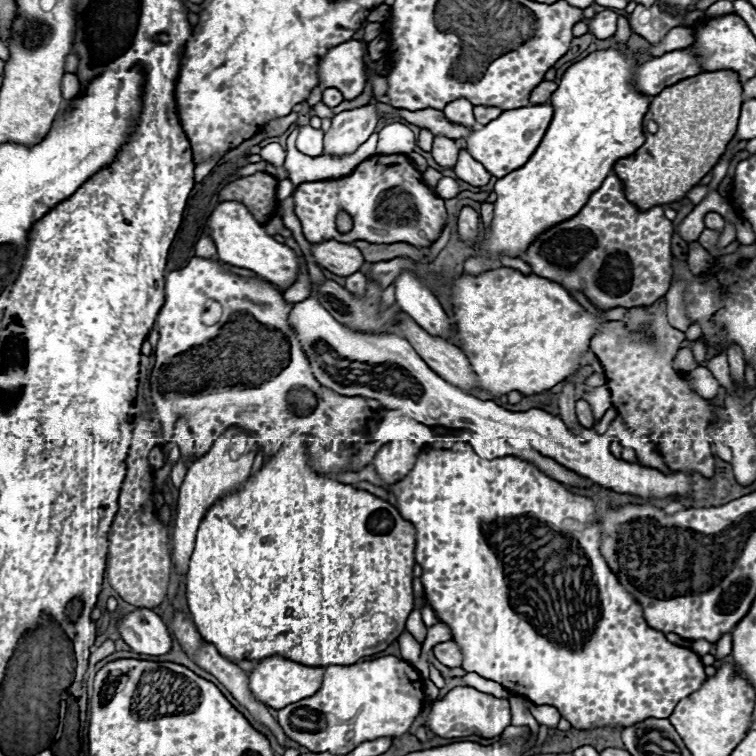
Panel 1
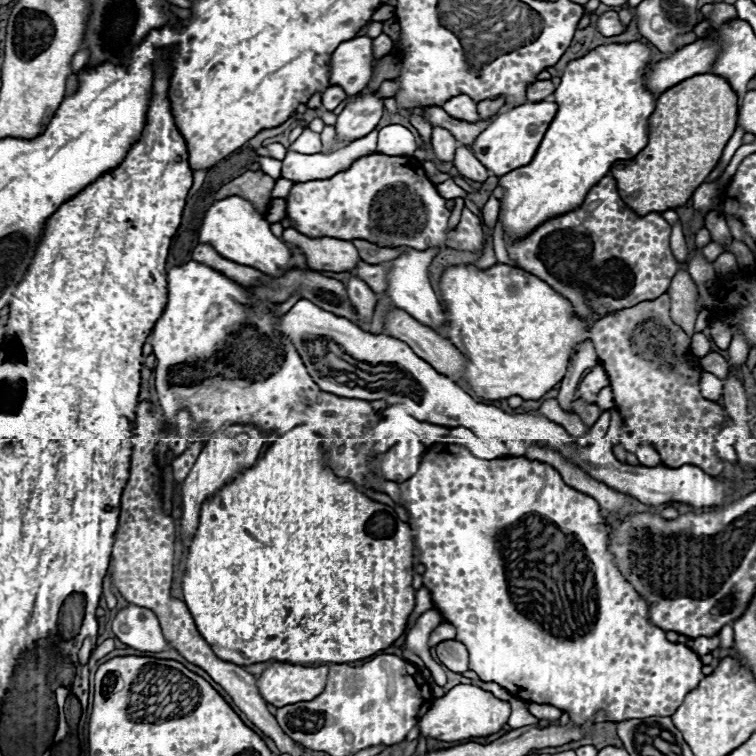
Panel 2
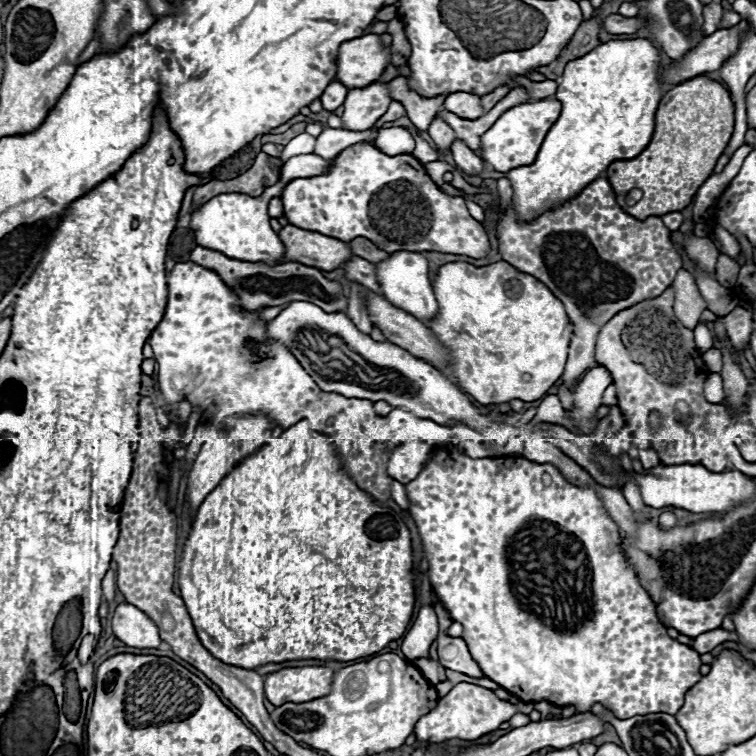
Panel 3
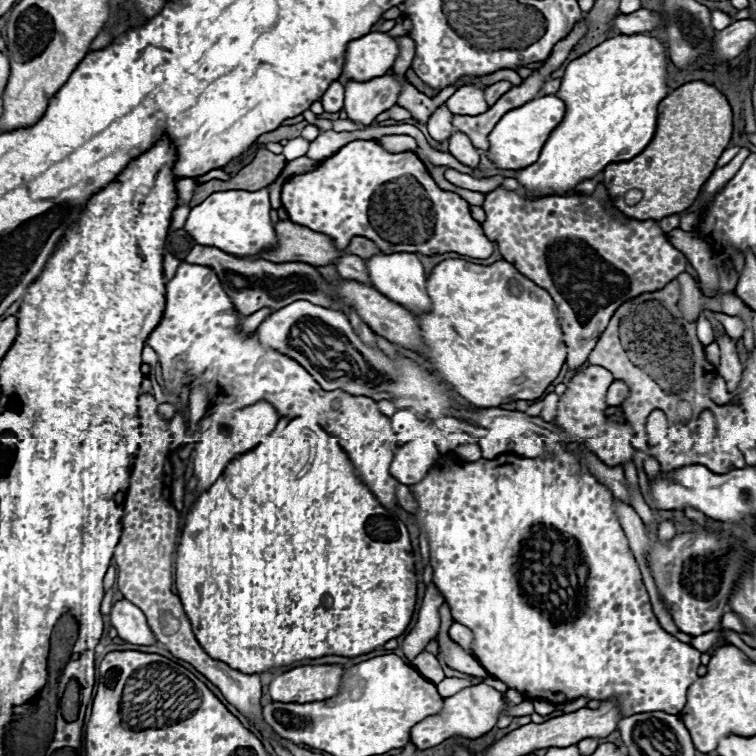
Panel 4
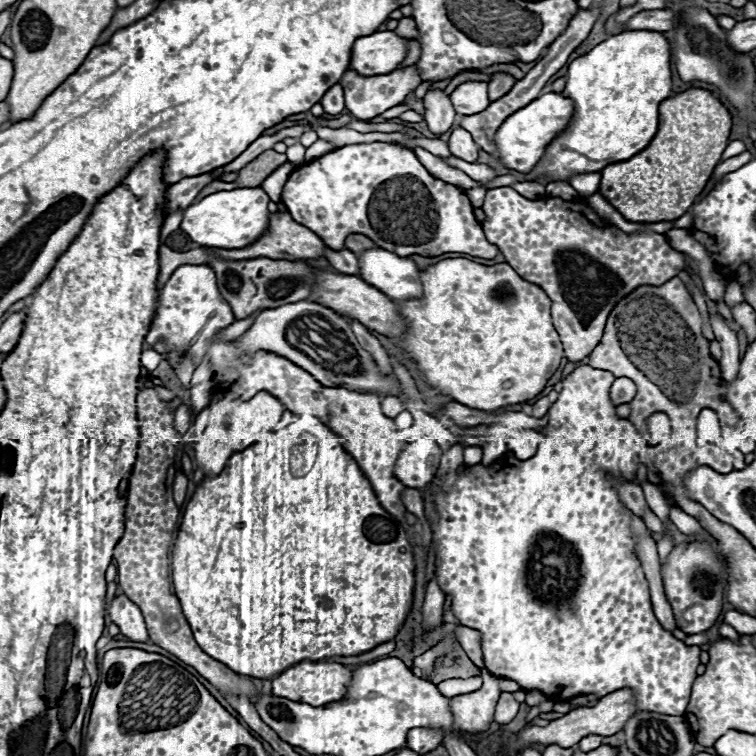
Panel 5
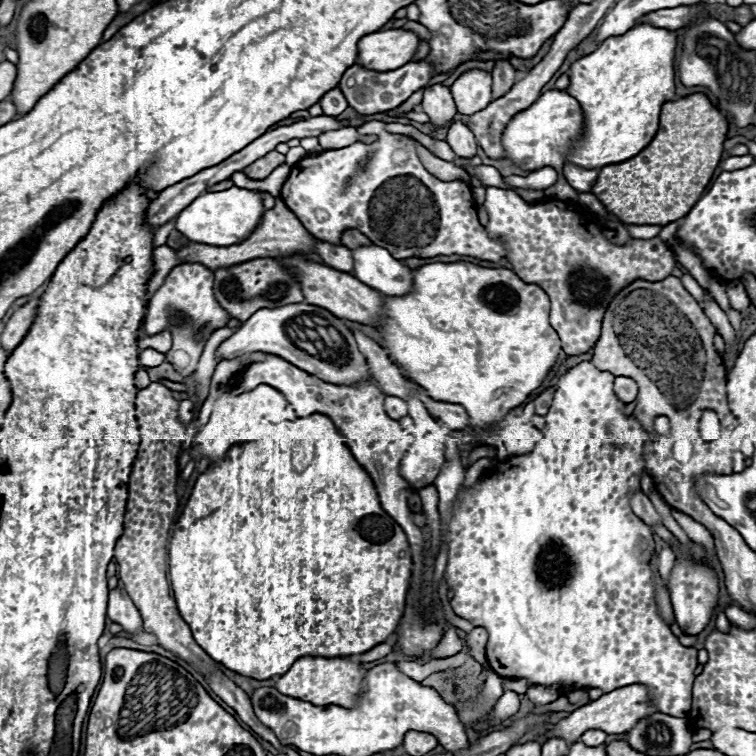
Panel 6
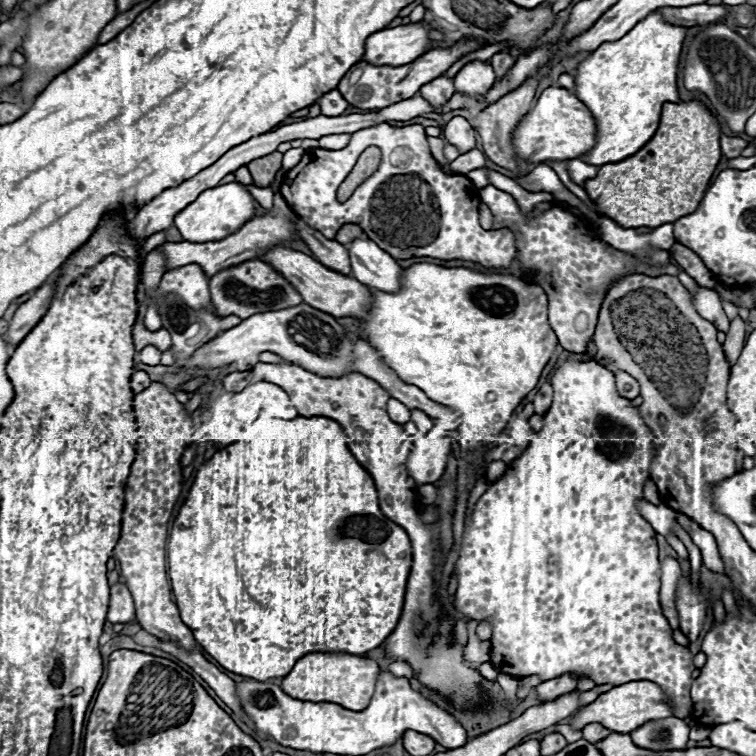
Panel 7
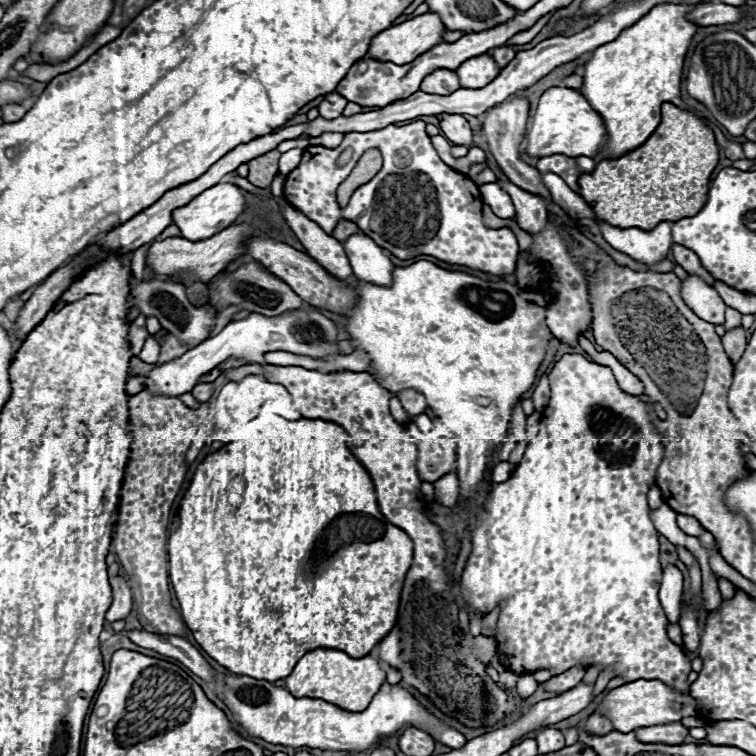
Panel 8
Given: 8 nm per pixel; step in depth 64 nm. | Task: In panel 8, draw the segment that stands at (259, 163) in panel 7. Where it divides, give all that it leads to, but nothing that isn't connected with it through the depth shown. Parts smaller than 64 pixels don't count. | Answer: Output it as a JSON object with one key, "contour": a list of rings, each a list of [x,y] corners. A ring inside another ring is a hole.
{"contour":[[[272,150],[268,154],[262,154],[262,156],[254,158],[252,162],[248,162],[248,166],[250,166],[248,180],[254,186],[260,186],[260,188],[270,186],[274,176],[278,174],[278,160],[280,160],[280,152],[278,150]]]}

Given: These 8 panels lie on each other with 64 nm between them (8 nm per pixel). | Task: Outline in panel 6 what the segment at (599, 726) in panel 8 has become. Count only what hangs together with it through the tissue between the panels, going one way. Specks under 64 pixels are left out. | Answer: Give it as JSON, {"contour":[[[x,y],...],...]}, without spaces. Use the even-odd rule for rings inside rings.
{"contour":[[[588,730],[588,734],[582,734],[580,742],[584,742],[584,744],[590,746],[590,748],[594,748],[594,746],[604,744],[606,736],[608,736],[608,734],[604,734],[604,732],[600,732],[600,730]]]}

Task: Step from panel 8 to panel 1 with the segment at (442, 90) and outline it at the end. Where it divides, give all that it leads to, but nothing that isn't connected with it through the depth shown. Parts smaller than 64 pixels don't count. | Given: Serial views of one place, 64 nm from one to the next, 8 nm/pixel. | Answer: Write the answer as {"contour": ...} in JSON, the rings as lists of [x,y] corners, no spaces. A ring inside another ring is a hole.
{"contour":[[[436,136],[434,138],[434,146],[432,146],[432,156],[434,160],[444,166],[444,168],[454,168],[458,162],[458,152],[460,148],[456,146],[454,140],[444,138],[444,136]]]}

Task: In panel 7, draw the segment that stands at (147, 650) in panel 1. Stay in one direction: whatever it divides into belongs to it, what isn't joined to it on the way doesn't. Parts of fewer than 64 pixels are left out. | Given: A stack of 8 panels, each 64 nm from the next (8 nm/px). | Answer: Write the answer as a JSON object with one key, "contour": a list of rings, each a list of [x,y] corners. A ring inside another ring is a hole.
{"contour":[[[114,584],[110,588],[110,608],[108,620],[112,624],[130,624],[136,620],[136,610],[132,596],[124,584]]]}

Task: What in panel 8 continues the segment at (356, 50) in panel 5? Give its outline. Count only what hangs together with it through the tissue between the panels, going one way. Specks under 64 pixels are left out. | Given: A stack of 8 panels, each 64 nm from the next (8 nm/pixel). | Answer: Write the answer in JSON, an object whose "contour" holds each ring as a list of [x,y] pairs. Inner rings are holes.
{"contour":[[[422,14],[376,34],[370,42],[368,58],[398,66],[414,62],[432,46],[444,42],[442,32],[446,32],[446,28],[438,14]]]}

